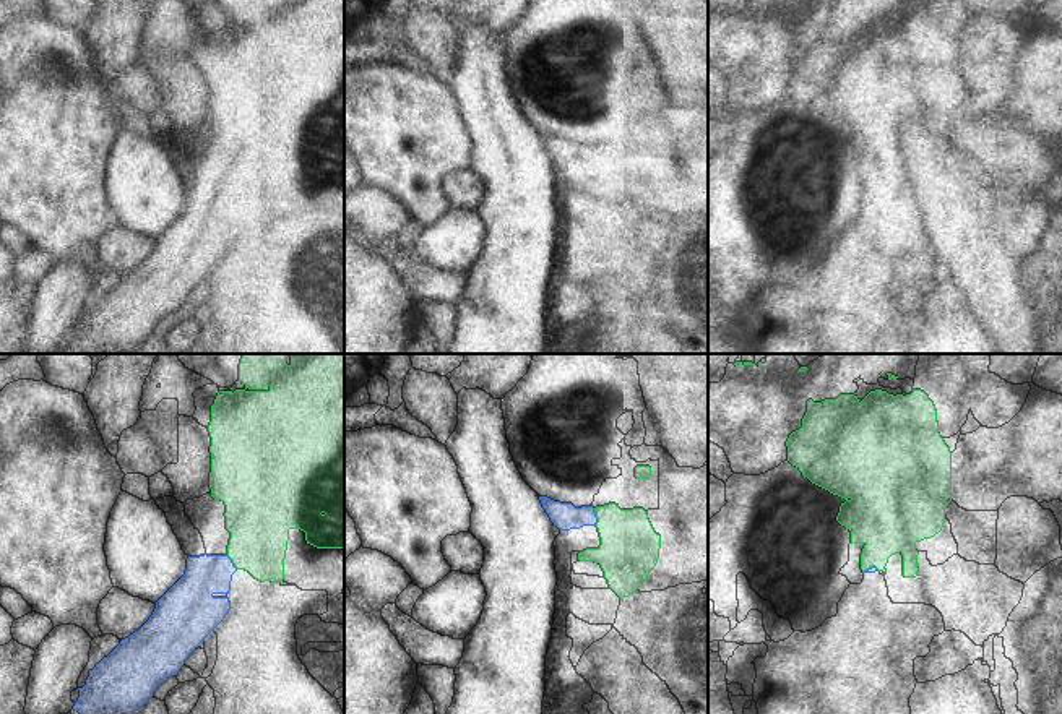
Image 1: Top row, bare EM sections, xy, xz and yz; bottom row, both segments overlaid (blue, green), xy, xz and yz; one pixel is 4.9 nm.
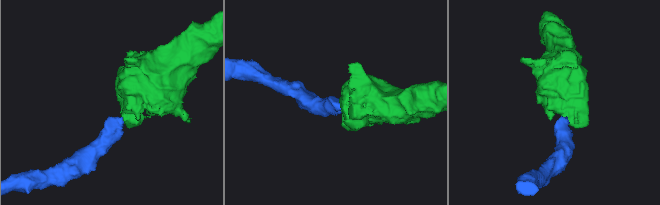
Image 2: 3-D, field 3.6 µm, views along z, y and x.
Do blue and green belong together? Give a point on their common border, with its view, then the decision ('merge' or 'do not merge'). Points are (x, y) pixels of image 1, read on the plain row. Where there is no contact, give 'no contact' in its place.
xz (595, 153) | merge

